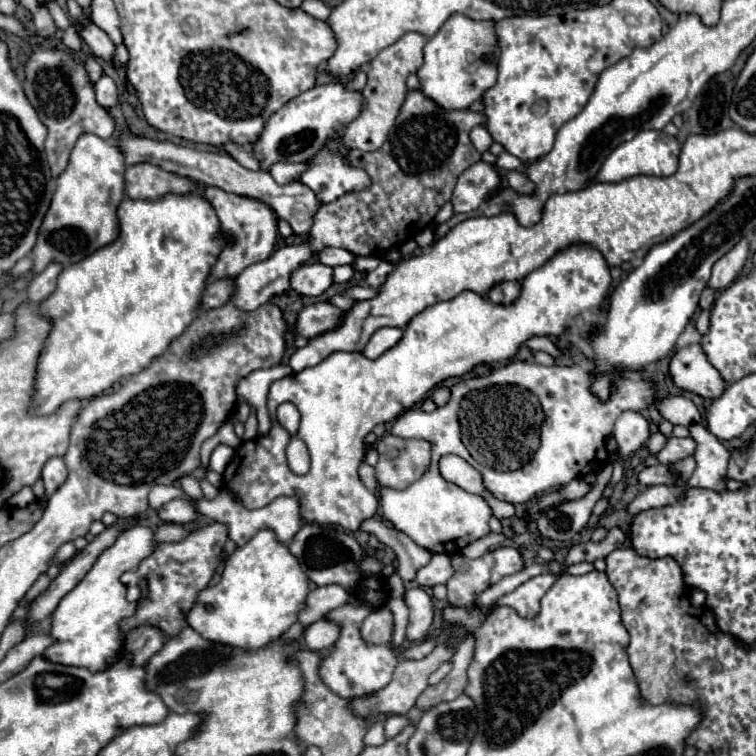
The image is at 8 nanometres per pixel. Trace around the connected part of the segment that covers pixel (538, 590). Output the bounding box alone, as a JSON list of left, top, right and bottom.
[497,574,557,618]

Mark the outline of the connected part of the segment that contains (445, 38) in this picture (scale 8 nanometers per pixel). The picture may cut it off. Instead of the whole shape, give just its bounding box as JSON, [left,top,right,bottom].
[417,14,501,110]

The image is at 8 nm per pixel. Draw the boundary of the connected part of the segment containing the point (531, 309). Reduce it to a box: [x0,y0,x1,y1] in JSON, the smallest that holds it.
[223,244,611,526]

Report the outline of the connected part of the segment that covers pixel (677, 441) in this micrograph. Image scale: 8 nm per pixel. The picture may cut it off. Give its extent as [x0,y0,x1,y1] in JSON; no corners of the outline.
[657,438,697,464]

